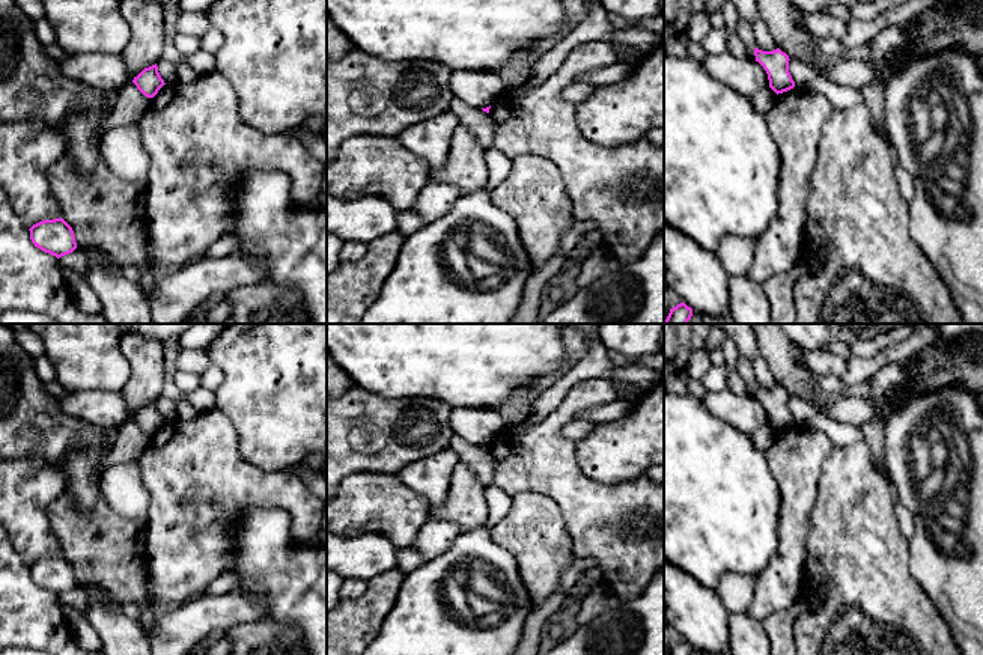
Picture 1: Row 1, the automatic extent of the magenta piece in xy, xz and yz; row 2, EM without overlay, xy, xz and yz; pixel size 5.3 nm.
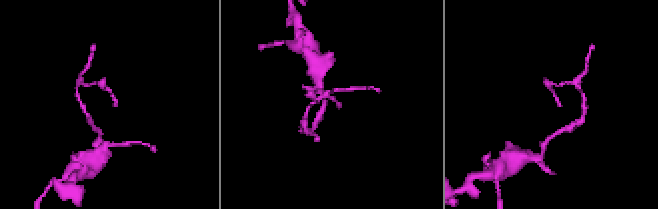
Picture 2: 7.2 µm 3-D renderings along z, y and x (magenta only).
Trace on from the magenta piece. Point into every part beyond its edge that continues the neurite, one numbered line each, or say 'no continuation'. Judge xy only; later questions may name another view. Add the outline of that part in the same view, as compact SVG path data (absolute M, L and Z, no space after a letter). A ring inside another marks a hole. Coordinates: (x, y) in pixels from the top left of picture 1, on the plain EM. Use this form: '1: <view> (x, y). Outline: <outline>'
no continuation

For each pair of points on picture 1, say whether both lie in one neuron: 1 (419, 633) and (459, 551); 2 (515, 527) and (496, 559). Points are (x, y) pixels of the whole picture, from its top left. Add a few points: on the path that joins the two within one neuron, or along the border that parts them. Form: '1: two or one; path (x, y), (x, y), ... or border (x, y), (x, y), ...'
1: one; path (420, 613), (422, 589), (440, 571)
2: two; border (489, 529), (489, 535), (514, 557), (521, 578)

